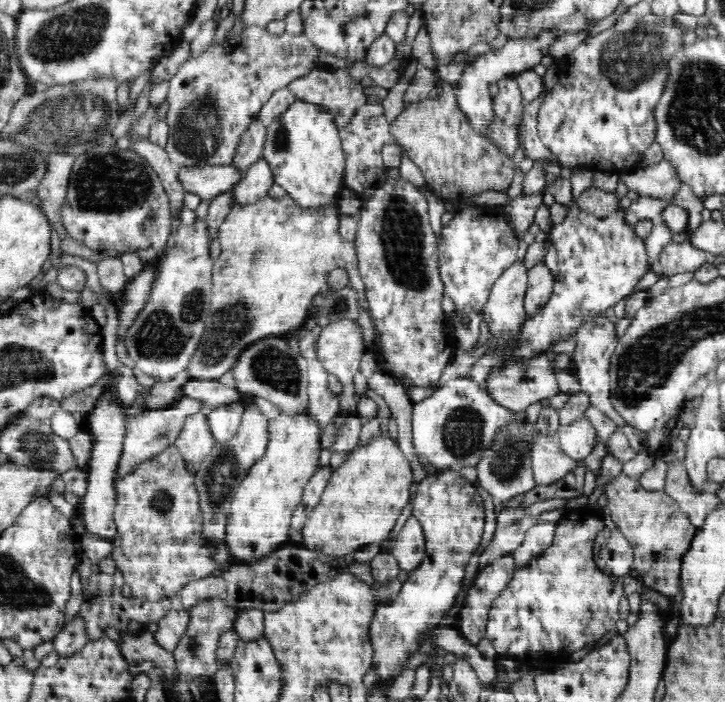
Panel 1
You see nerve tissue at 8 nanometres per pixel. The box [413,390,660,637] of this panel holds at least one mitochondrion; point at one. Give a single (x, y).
(462, 430)

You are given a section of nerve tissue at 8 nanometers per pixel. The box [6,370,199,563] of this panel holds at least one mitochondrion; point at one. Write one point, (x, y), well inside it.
(38, 446)

